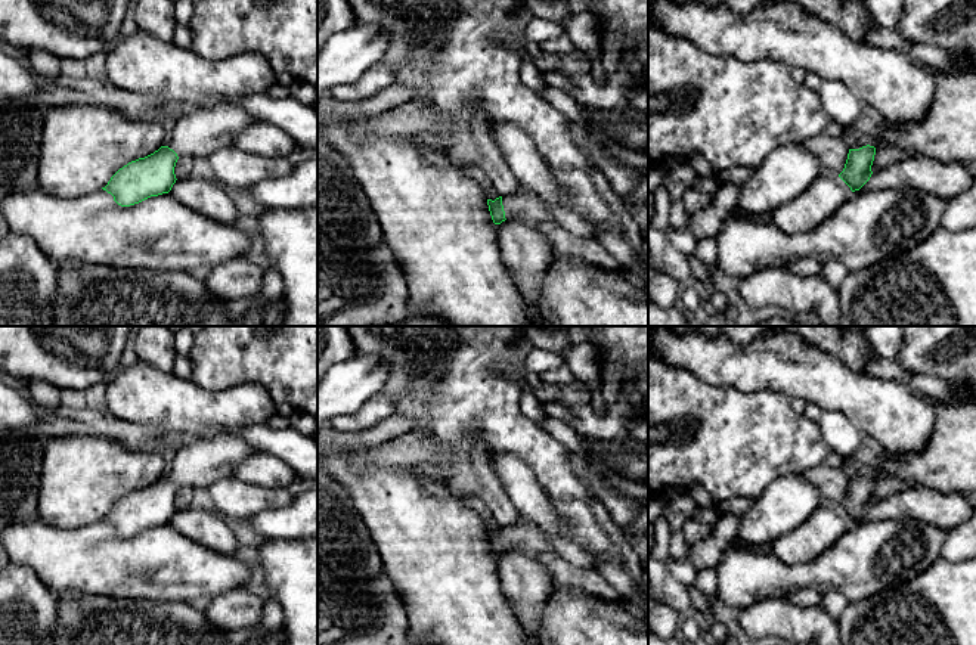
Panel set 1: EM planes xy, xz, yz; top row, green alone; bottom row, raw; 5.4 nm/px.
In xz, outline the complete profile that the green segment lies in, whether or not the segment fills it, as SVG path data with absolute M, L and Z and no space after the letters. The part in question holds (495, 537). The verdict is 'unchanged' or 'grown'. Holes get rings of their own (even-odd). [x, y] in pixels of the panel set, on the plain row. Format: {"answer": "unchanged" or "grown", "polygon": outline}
{"answer": "grown", "polygon": "M520 517L520 521L514 525L499 527L495 531L487 530L487 536L495 555L501 555L506 549L523 549L533 555L548 552L560 556L551 539L533 521L524 517Z"}

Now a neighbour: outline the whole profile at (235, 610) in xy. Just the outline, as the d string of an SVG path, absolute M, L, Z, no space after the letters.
M236 587L211 598L204 610L207 620L224 633L257 626L264 601L248 592L245 587Z

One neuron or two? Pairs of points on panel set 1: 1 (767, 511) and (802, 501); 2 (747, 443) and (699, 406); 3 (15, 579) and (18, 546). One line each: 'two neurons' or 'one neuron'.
1: one neuron
2: one neuron
3: two neurons

